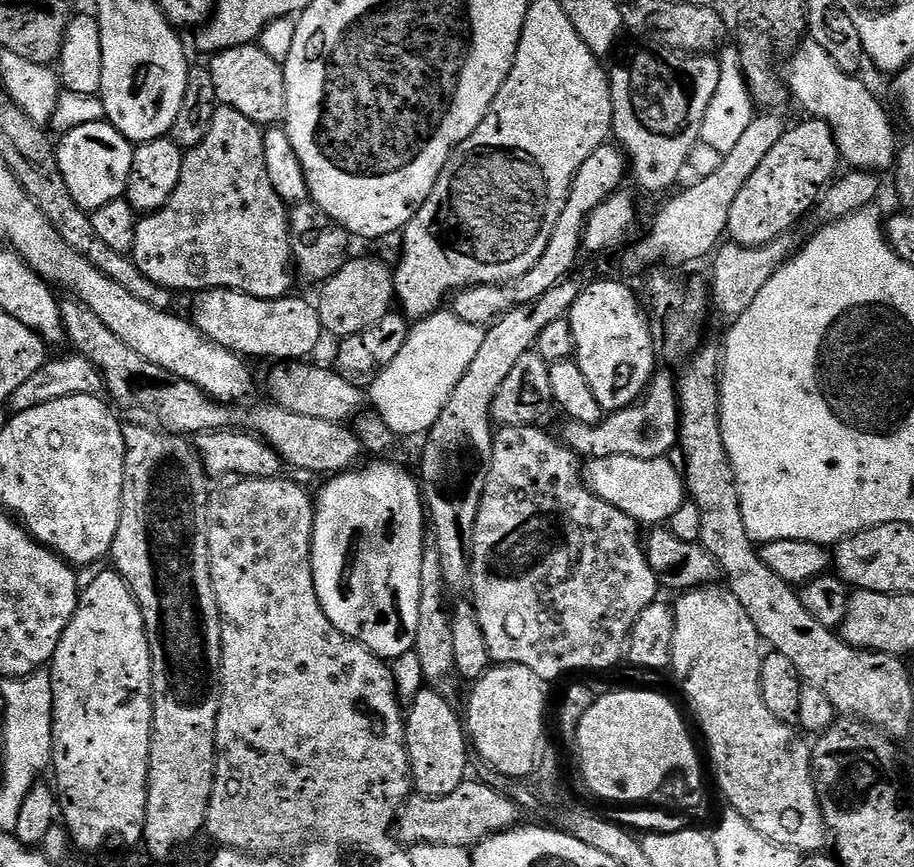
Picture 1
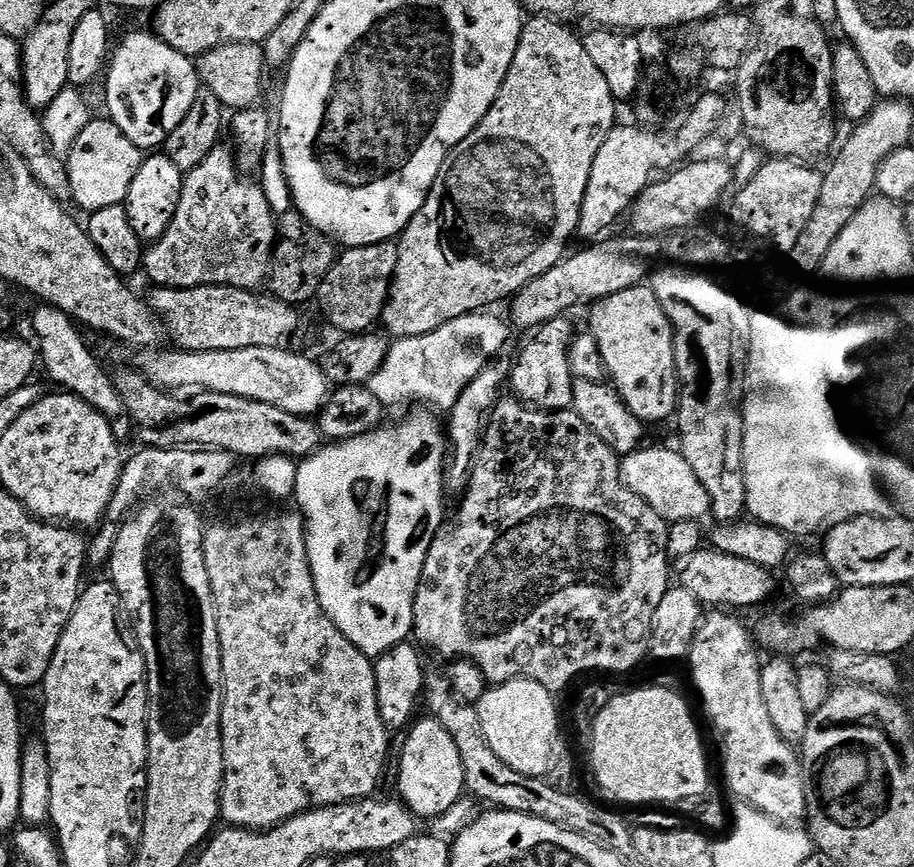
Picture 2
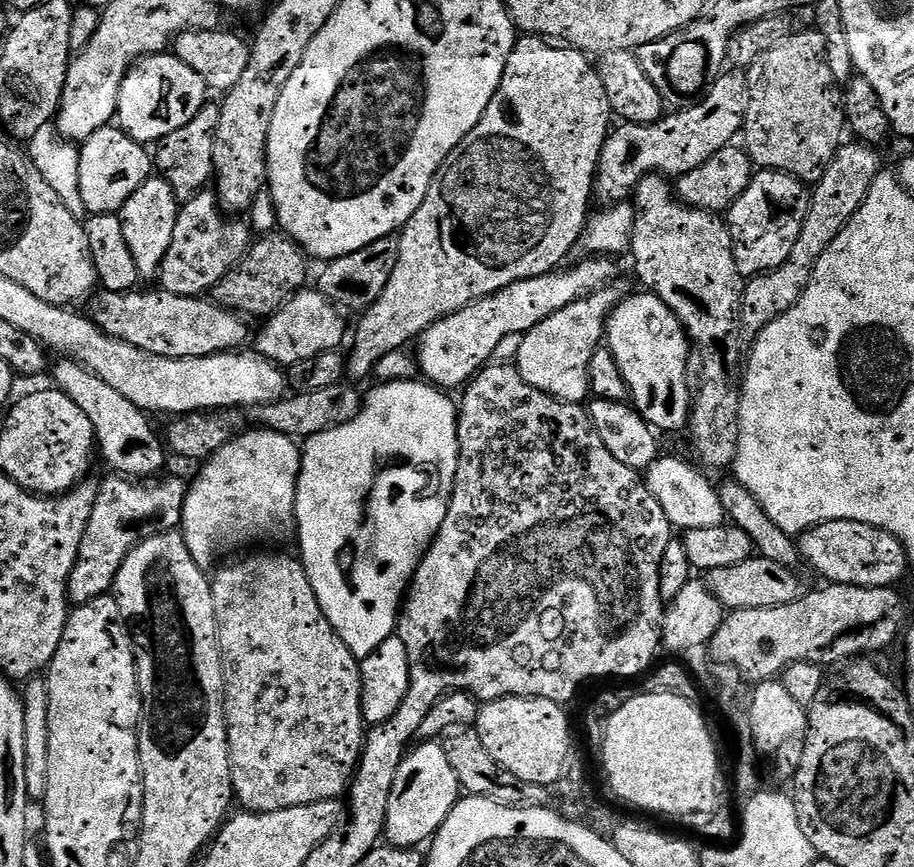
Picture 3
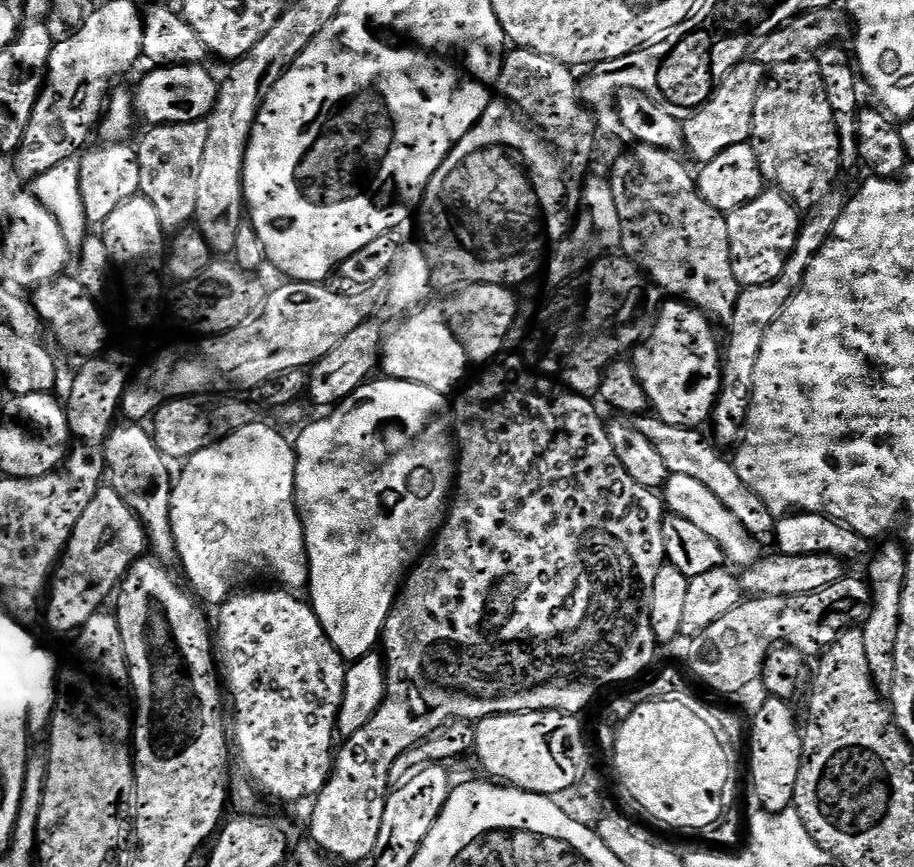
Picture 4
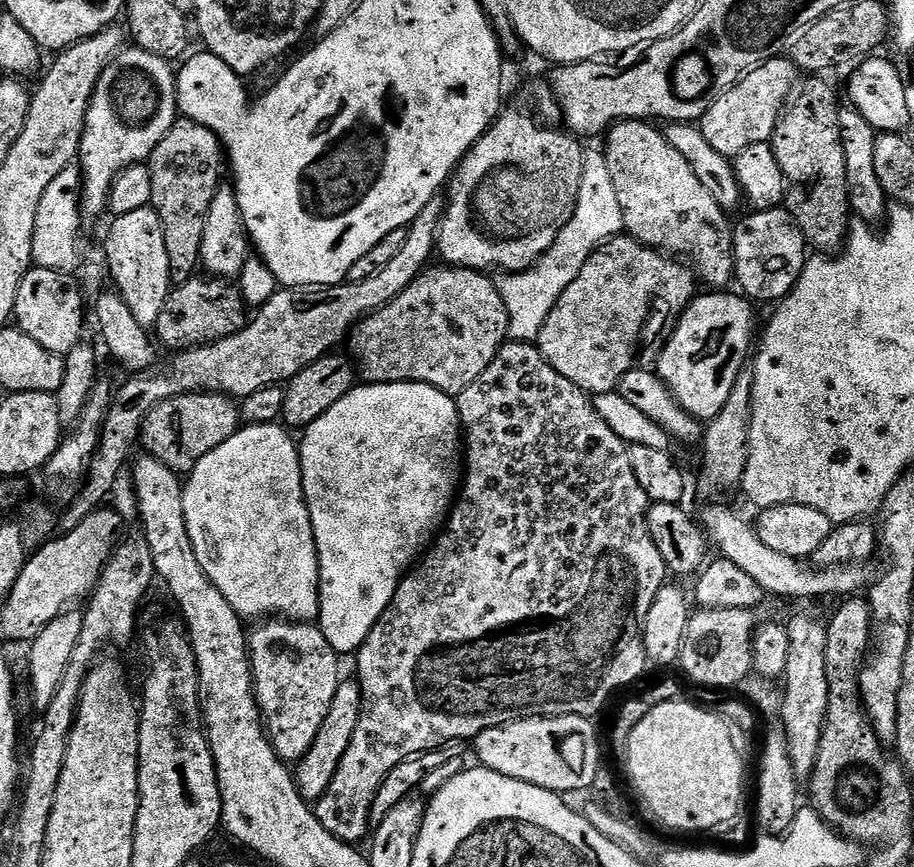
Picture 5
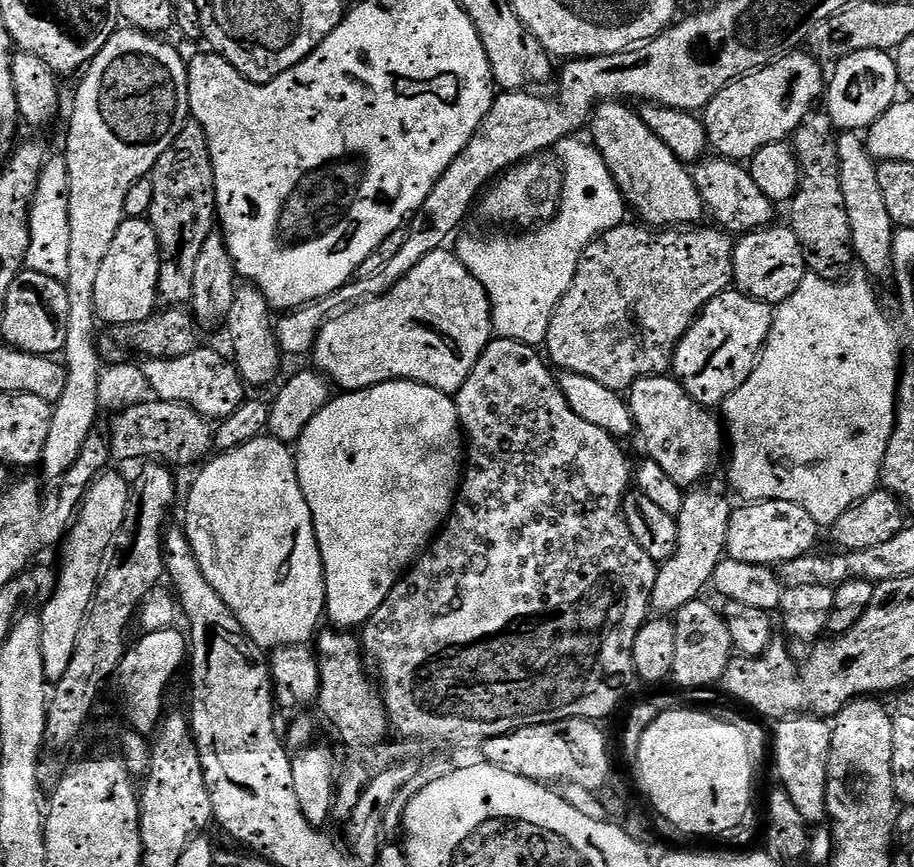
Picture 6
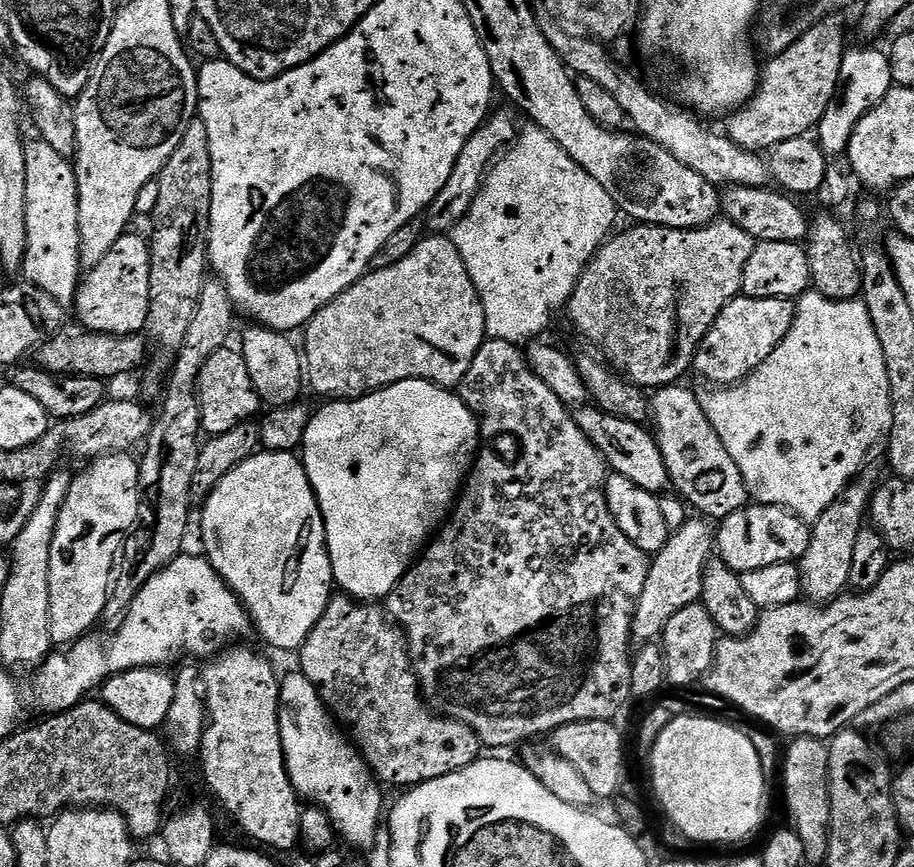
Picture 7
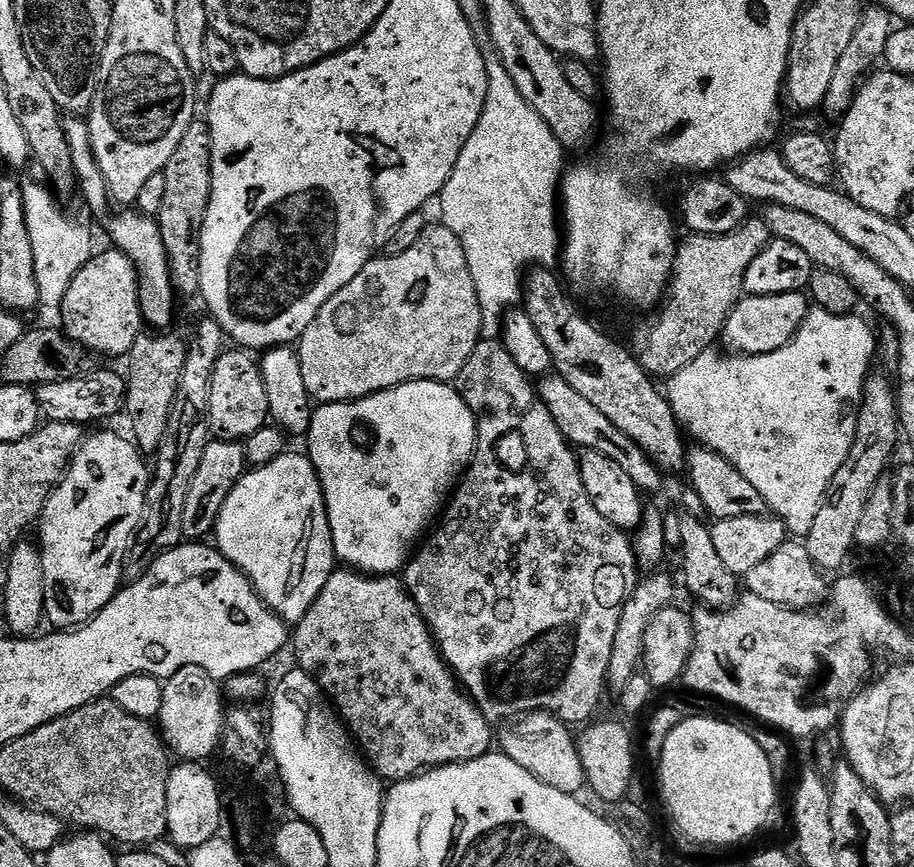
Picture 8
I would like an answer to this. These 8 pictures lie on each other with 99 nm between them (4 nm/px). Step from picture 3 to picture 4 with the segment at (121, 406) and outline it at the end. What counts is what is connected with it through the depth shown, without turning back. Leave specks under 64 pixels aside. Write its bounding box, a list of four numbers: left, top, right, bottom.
[106,422,176,558]

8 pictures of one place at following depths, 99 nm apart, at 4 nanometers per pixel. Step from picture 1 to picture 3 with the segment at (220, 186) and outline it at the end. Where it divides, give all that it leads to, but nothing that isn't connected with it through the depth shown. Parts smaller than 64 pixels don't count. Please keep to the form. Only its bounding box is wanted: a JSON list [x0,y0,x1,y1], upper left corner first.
[159,190,254,297]

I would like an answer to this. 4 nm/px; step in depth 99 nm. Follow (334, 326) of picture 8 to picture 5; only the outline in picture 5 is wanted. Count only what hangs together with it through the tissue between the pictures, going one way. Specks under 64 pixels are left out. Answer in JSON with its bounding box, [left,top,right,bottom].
[347,266,509,394]

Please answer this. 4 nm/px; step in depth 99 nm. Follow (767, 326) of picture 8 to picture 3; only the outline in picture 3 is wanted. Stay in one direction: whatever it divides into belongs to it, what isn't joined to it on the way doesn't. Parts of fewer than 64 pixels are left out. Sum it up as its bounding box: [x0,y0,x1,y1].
[606,290,694,433]

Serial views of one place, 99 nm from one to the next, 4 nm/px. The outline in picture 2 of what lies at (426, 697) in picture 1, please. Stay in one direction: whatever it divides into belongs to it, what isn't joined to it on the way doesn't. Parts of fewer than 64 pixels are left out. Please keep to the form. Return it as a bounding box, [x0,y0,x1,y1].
[398,718,466,822]

